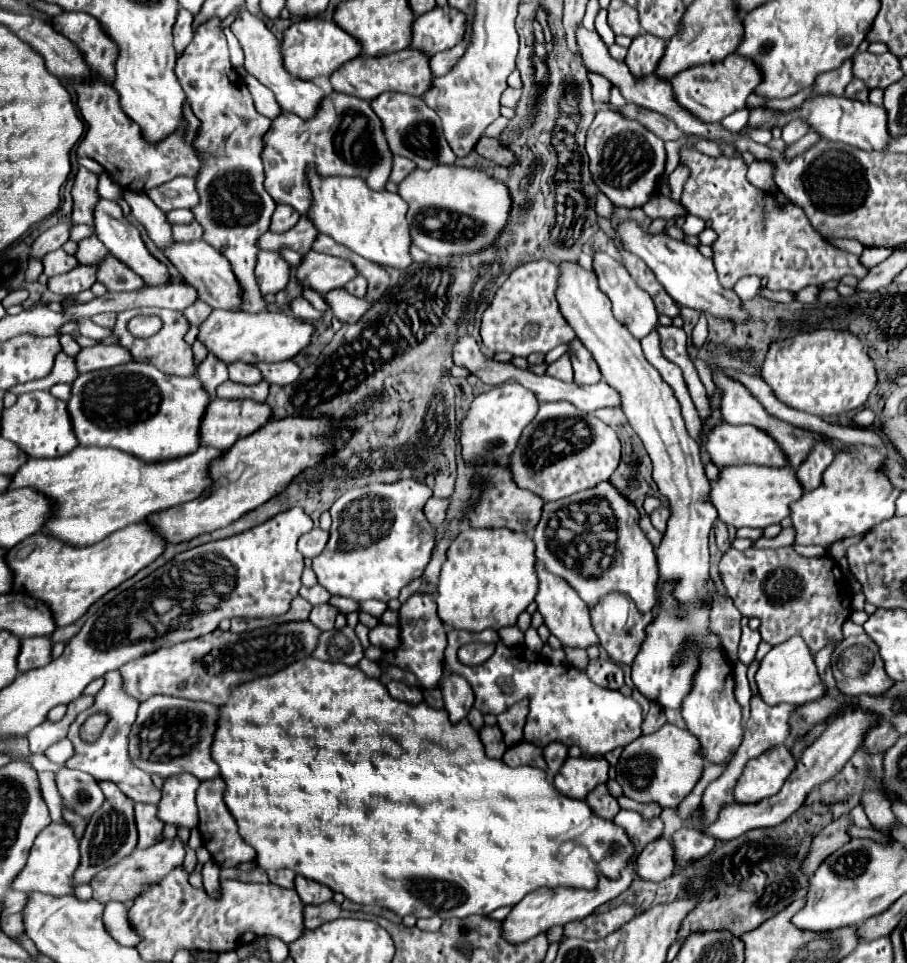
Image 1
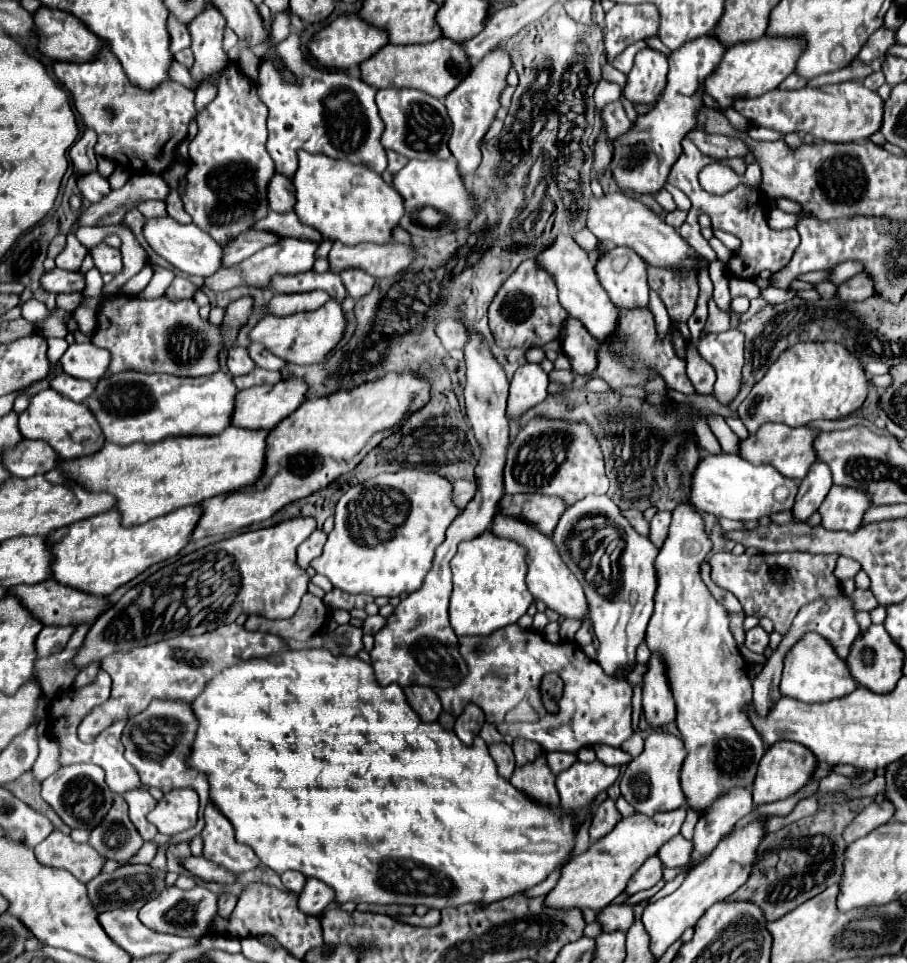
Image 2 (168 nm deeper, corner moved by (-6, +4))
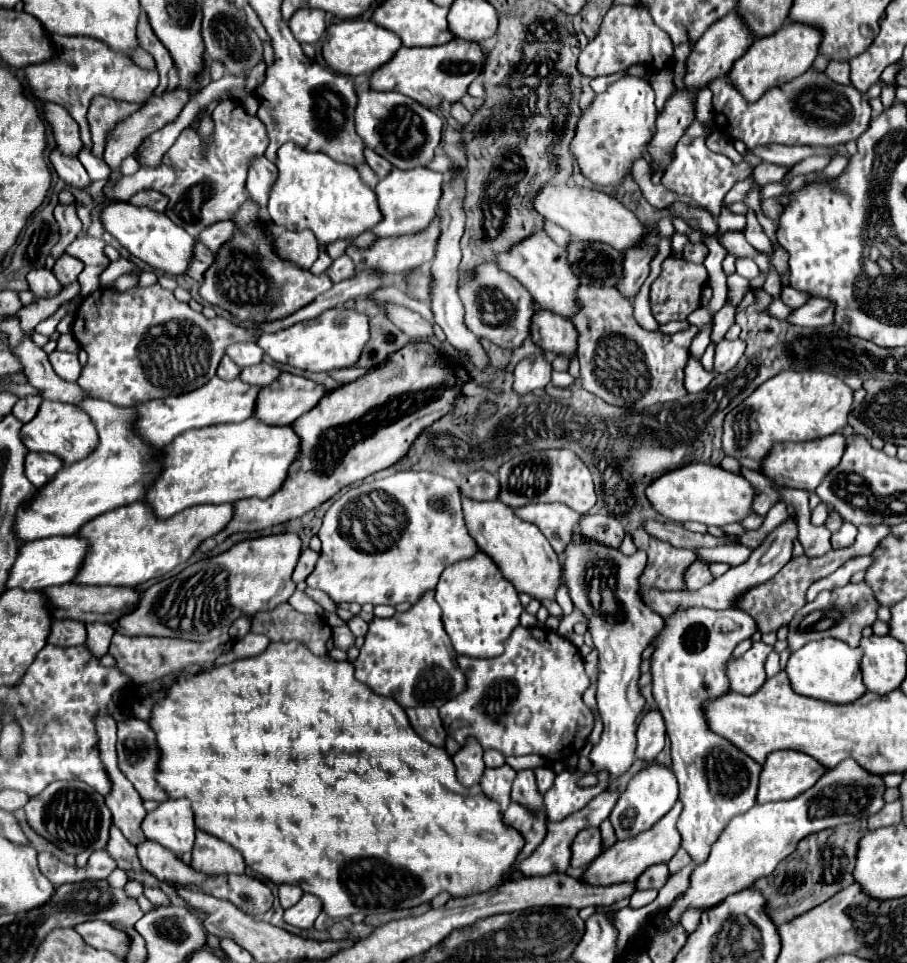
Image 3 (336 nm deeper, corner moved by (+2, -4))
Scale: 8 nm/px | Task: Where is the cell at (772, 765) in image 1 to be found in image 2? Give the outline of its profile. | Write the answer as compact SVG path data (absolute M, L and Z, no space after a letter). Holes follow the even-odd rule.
M777 741L765 751L765 755L759 761L757 777L753 781L753 803L755 805L773 803L797 793L809 781L815 765L817 765L817 759L803 745L797 745L793 741Z

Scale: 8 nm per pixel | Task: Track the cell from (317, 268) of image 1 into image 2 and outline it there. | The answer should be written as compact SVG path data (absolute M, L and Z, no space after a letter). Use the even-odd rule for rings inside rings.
M339 241L333 243L327 259L329 259L331 271L363 269L365 273L377 279L391 277L413 261L409 253L409 245L401 245L401 243L341 245Z

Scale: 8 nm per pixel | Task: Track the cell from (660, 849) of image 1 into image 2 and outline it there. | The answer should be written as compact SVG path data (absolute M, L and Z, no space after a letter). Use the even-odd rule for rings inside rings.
M657 855L649 857L649 861L645 861L645 865L635 873L635 877L629 881L629 887L627 887L627 895L633 895L637 891L643 891L643 889L651 889L659 879L663 877L663 865L661 865L661 859Z

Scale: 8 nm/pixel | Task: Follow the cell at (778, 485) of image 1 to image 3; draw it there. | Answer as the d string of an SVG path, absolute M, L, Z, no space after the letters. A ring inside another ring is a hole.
M689 463L685 467L667 471L665 475L653 479L645 487L645 497L649 499L649 505L653 509L667 517L669 521L675 523L685 523L685 521L697 521L707 527L711 525L727 525L727 523L737 523L751 515L751 499L755 491L751 483L735 473L725 471L723 467L715 467L709 463Z

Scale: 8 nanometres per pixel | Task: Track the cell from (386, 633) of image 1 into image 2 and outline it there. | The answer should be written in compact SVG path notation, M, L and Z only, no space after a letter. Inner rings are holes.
M373 615L373 617L367 617L365 621L363 621L363 633L367 633L367 635L375 635L377 631L381 631L383 627L385 627L385 617L381 617L381 615Z

